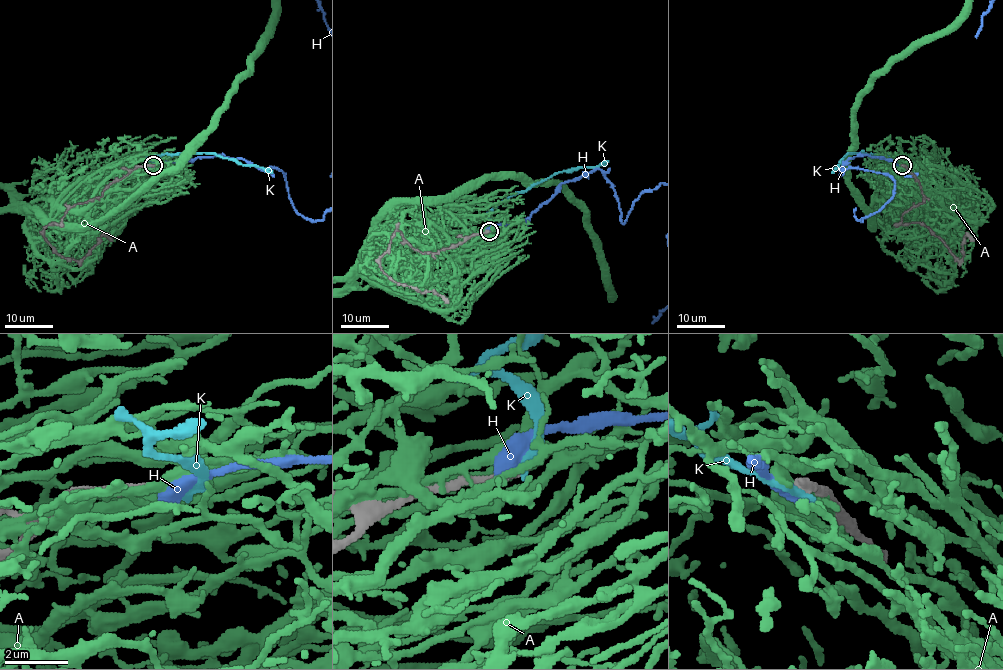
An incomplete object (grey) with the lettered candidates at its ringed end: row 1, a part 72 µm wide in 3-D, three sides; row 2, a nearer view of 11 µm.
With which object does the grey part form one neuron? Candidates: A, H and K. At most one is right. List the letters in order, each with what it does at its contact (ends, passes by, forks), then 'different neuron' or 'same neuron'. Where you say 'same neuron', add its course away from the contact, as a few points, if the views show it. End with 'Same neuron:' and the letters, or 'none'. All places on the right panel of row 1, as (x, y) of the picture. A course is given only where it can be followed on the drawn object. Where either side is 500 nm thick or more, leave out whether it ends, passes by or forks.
A: it passes by; different neuron
H: different neuron
K: it ends there; different neuron
Same neuron: none

